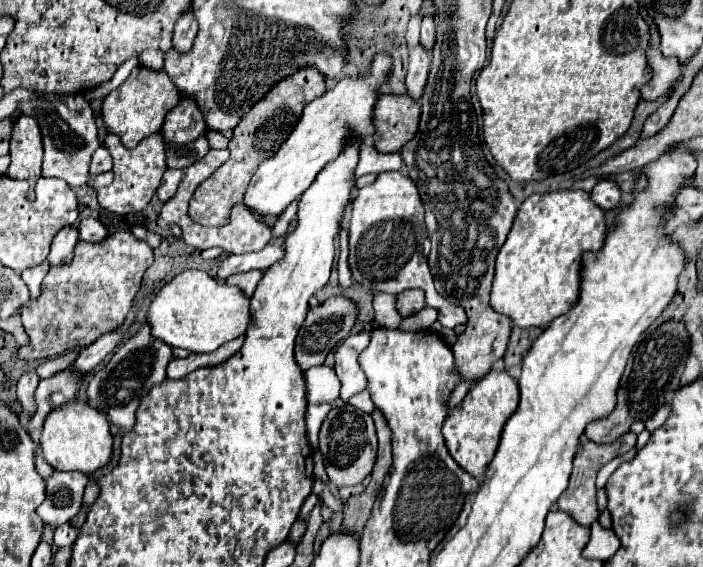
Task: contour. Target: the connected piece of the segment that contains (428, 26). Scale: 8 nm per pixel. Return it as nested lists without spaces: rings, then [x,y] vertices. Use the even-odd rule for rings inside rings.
[[[425,16],[421,22],[421,44],[431,52],[435,44],[435,18]]]

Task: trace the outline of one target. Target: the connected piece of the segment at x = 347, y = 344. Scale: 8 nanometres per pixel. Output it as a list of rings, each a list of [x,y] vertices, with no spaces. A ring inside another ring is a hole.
[[[359,332],[345,338],[345,342],[335,352],[335,372],[343,384],[341,400],[349,400],[351,396],[367,388],[367,378],[359,366],[359,354],[367,348],[367,344],[369,344],[369,334]]]

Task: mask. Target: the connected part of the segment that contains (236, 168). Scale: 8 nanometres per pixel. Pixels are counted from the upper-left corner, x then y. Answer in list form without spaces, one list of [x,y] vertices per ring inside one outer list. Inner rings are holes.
[[[305,68],[279,82],[263,100],[259,100],[233,130],[233,138],[229,142],[229,152],[231,152],[229,160],[221,168],[217,168],[217,172],[213,172],[211,178],[207,178],[205,182],[201,182],[201,186],[197,186],[189,206],[191,220],[201,226],[229,224],[233,206],[243,204],[245,188],[253,178],[257,164],[261,164],[261,160],[267,160],[269,156],[273,156],[273,152],[277,152],[277,148],[289,138],[289,132],[295,128],[303,106],[323,94],[325,94],[325,78],[315,68]]]

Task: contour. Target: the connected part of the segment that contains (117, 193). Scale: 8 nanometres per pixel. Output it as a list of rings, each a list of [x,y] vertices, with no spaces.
[[[107,134],[107,136],[105,136],[105,146],[107,146],[107,150],[109,150],[111,156],[113,156],[115,180],[113,180],[109,186],[97,190],[99,206],[105,208],[105,210],[109,210],[109,212],[113,212],[113,214],[119,214],[119,216],[133,214],[133,212],[141,212],[141,210],[149,204],[151,196],[155,194],[155,190],[157,190],[157,186],[159,186],[159,182],[161,182],[161,178],[163,178],[163,172],[167,170],[163,140],[161,140],[161,170],[141,170],[141,168],[139,168],[139,166],[141,166],[141,150],[139,150],[139,146],[127,150],[127,148],[119,142],[119,138],[113,136],[113,134]]]

